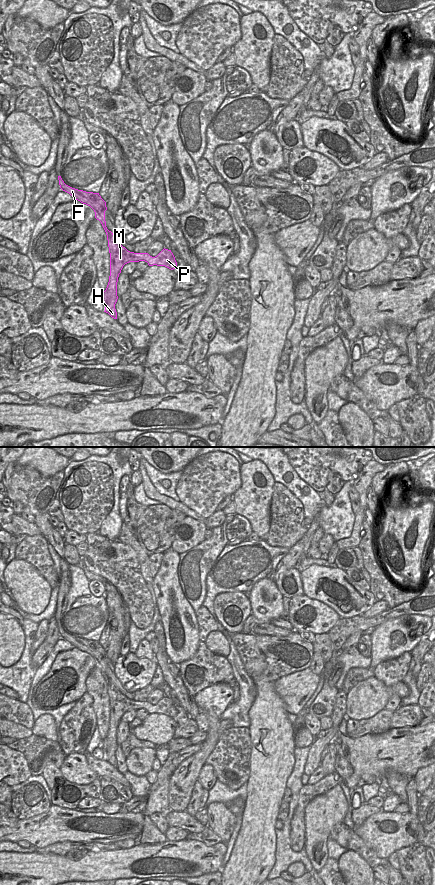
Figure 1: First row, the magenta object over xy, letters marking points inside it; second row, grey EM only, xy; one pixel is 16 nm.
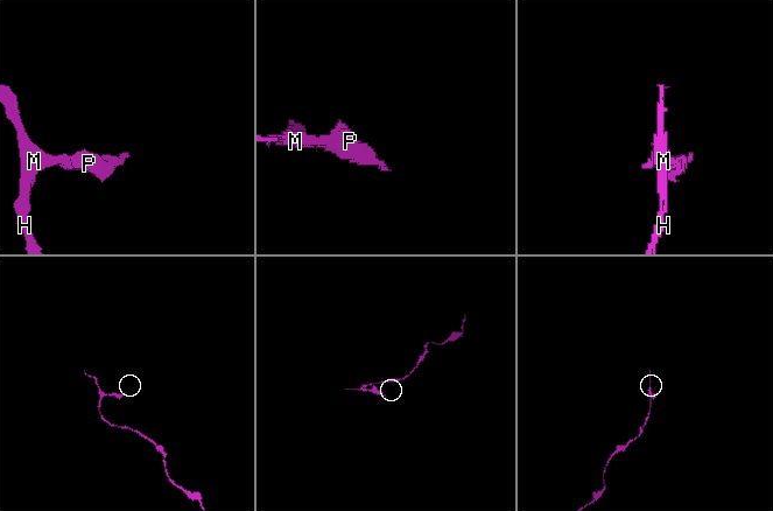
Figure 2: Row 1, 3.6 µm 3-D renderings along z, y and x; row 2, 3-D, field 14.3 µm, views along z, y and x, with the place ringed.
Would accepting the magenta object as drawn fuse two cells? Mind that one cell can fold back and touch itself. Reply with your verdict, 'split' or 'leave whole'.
leave whole

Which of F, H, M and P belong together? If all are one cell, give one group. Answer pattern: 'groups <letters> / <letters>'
groups F H M P

